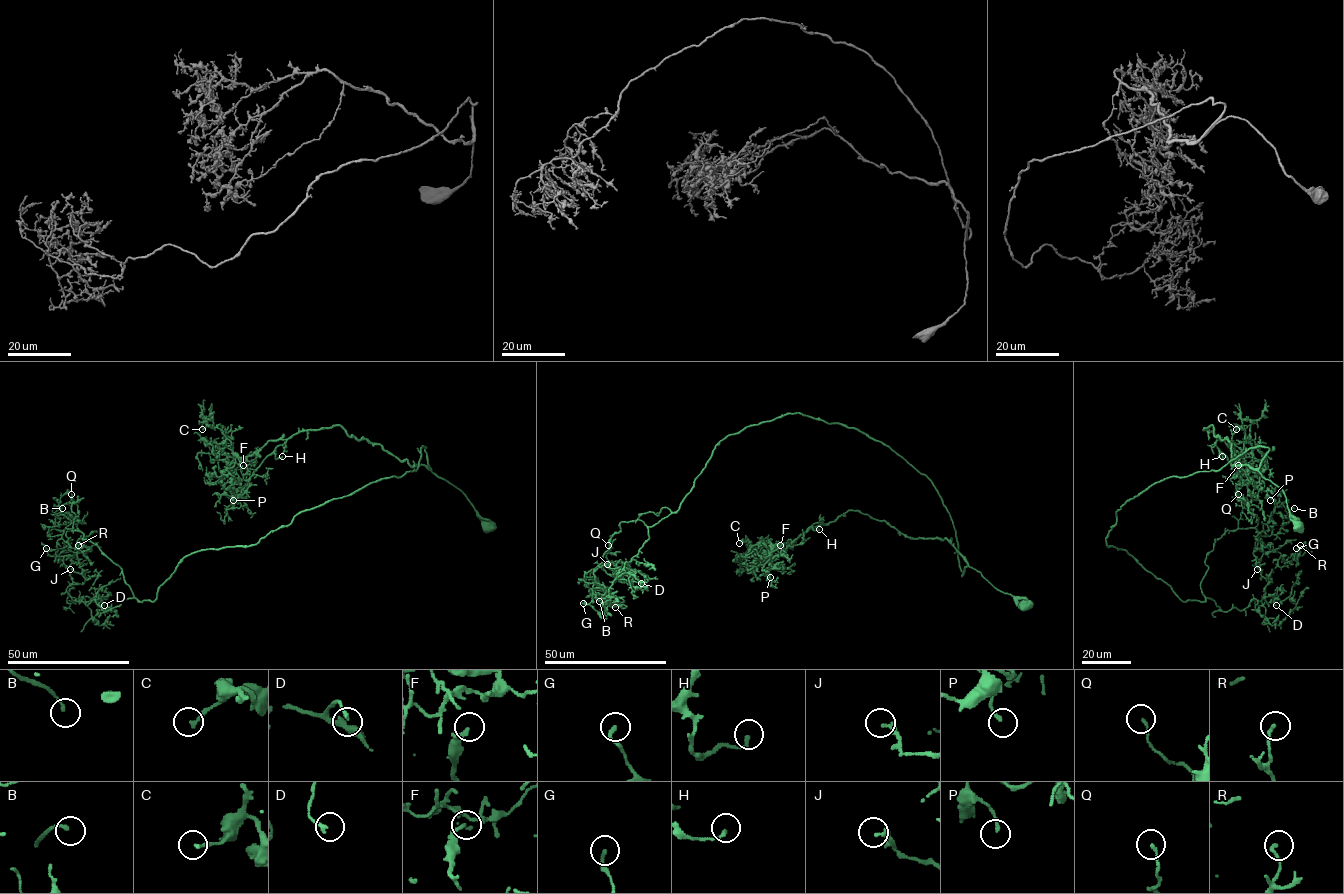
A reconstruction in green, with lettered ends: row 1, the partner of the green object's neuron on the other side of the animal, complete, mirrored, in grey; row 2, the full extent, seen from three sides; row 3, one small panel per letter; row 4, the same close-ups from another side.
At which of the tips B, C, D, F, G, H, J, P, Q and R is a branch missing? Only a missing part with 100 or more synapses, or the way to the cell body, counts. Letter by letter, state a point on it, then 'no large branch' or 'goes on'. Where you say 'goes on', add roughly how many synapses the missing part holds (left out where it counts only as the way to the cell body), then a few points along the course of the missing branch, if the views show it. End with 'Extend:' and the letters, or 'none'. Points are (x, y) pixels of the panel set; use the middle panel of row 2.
B: at (599, 601); no large branch
C: at (739, 543); no large branch
D: at (641, 583); no large branch
F: at (780, 545); no large branch
G: at (583, 603); no large branch
H: at (819, 529); no large branch
J: at (607, 564); no large branch
P: at (770, 577); no large branch
Q: at (608, 545); no large branch
R: at (615, 607); no large branch
Extend: none

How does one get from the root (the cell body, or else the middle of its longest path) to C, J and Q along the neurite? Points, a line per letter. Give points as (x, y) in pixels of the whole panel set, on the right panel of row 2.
C: (1298, 527), (1283, 491), (1233, 466), (1231, 444), (1212, 425), (1203, 430), (1239, 458), (1236, 429)
J: (1298, 527), (1256, 446), (1155, 482), (1105, 538), (1184, 602), (1205, 601), (1227, 530), (1257, 530), (1257, 569)
Q: (1298, 527), (1256, 446), (1155, 482), (1116, 512), (1106, 545), (1204, 601), (1238, 494)

